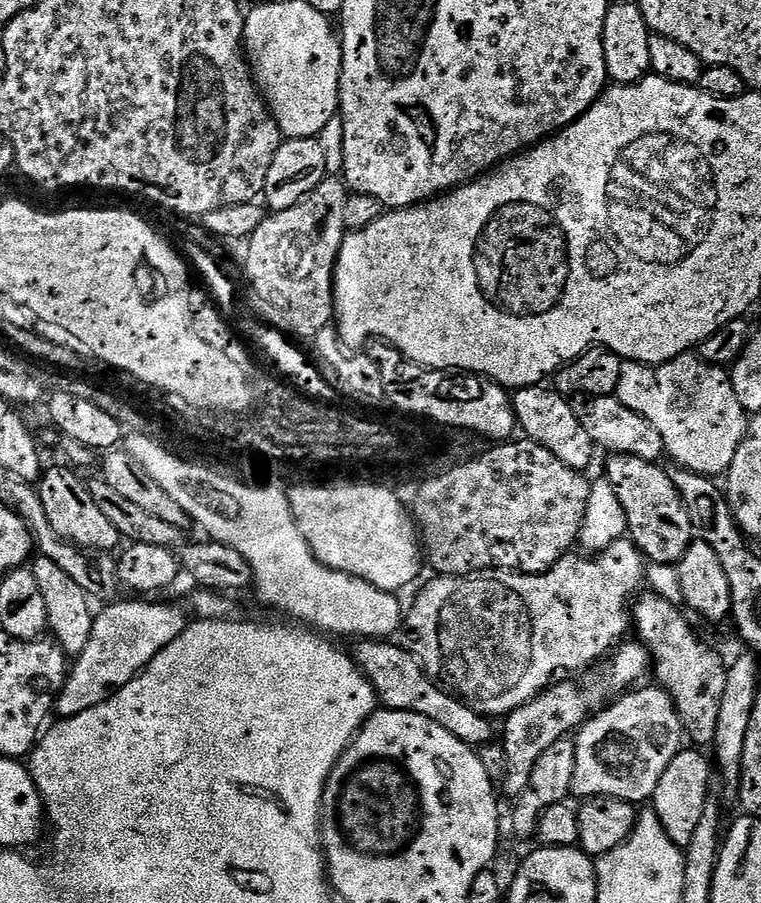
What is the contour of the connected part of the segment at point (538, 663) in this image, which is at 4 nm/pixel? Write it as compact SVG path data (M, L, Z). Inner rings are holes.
M628 538L614 542L599 554L576 555L564 556L539 576L503 570L475 572L469 576L437 575L432 578L436 580L430 581L417 594L416 601L409 608L407 605L402 632L403 635L408 635L408 651L415 654L420 669L442 691L461 700L475 712L485 713L492 718L513 712L527 700L533 700L537 692L544 691L549 683L548 675L552 671L576 674L579 668L584 668L587 664L595 665L625 639L624 631L627 628L629 631L630 601L645 583L644 556ZM532 612L536 616L548 616L552 612L552 644L545 648L536 644Z

